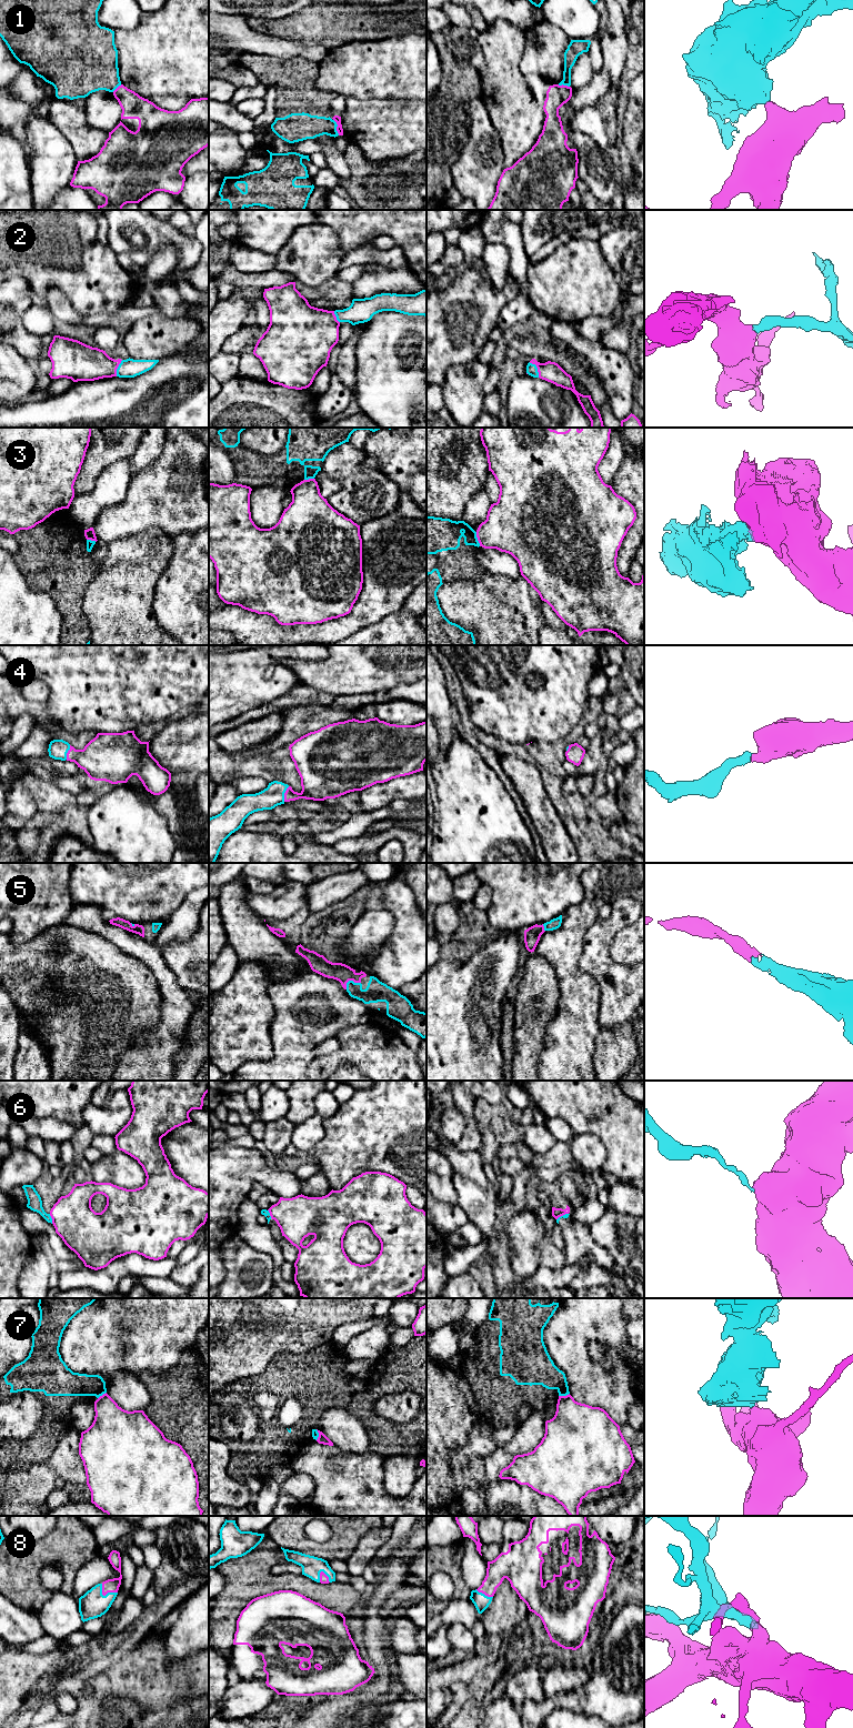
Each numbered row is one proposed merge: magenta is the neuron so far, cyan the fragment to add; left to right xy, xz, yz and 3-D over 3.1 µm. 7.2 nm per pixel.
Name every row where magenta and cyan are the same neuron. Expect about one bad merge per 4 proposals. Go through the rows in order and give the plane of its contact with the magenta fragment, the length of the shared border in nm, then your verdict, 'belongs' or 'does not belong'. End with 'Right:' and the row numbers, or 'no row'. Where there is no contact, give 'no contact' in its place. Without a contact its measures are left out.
1: contact in xz; length 130 nm; does not belong
2: contact in yz; length 130 nm; belongs
3: contact in yz; length 110 nm; does not belong
4: contact in xz; length 120 nm; belongs
5: contact in xz; length 120 nm; belongs
6: contact in xy; length 80 nm; does not belong
7: contact in yz; length 80 nm; does not belong
8: contact in xy; length 140 nm; belongs
Right: 2, 4, 5, 8

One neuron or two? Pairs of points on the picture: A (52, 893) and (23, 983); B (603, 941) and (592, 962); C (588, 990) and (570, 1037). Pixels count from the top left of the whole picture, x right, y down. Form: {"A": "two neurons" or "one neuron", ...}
{"A": "two neurons", "B": "one neuron", "C": "one neuron"}

